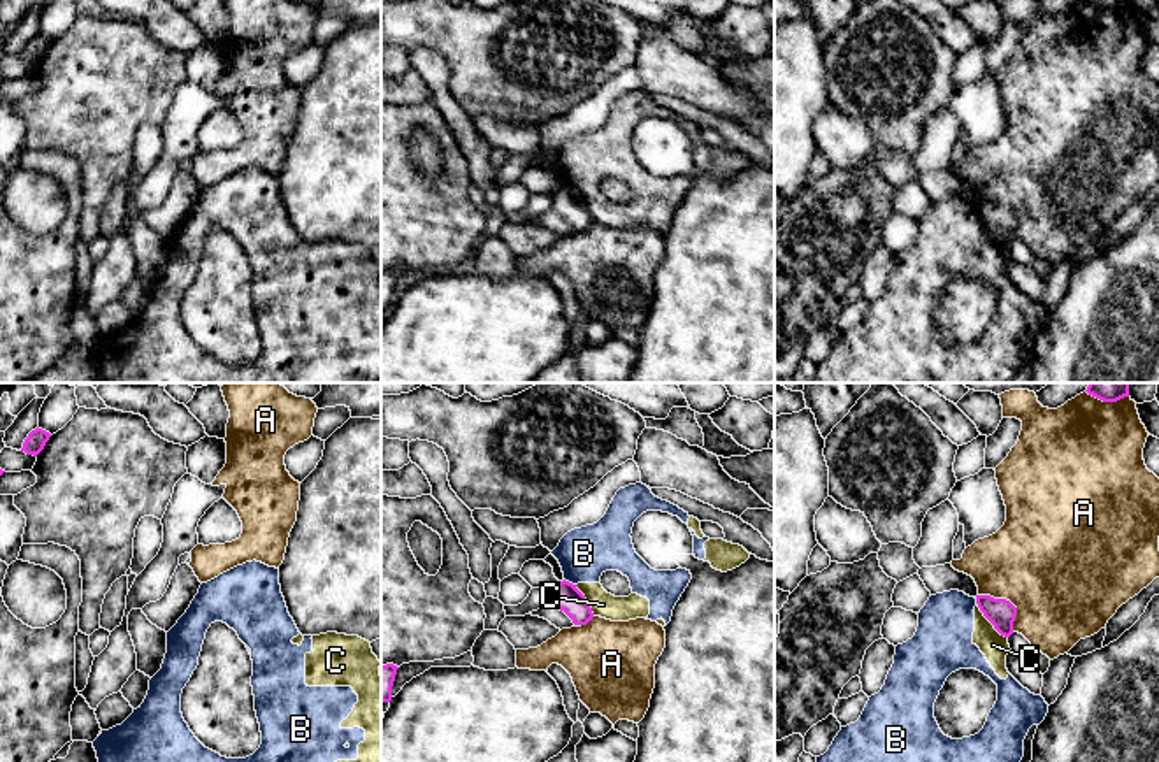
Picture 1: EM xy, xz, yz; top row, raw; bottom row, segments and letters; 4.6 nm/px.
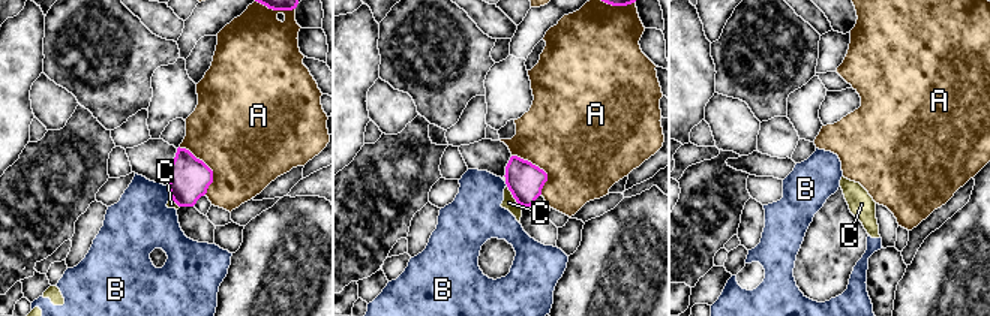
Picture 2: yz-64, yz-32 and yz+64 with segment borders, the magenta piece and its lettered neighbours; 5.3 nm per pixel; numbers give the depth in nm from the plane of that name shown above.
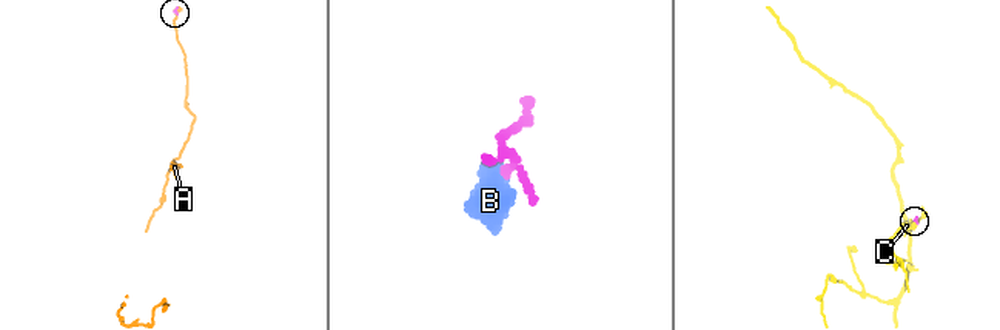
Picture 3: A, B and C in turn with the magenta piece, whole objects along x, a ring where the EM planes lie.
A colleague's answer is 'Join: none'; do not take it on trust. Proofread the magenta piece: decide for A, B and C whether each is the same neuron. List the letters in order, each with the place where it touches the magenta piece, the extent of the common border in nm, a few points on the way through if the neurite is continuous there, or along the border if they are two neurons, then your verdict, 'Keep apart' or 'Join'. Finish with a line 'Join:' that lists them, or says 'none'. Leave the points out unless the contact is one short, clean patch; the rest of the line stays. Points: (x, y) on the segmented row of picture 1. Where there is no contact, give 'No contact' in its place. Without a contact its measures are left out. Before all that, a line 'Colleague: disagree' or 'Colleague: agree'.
Colleague: agree
A: Touches magenta at yz (1008, 601). Shared border 240 nm. Keep apart
B: Touches magenta at xz (568, 582). Shared border 70 nm. Boundary: xz (564, 578), (575, 585). Keep apart
C: Touches magenta at yz (989, 620). Shared border 220 nm. Boundary: yz (977, 603), (982, 615), (1007, 638). Keep apart
Join: none

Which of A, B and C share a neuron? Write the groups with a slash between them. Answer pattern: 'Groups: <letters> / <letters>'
Groups: A / B C

